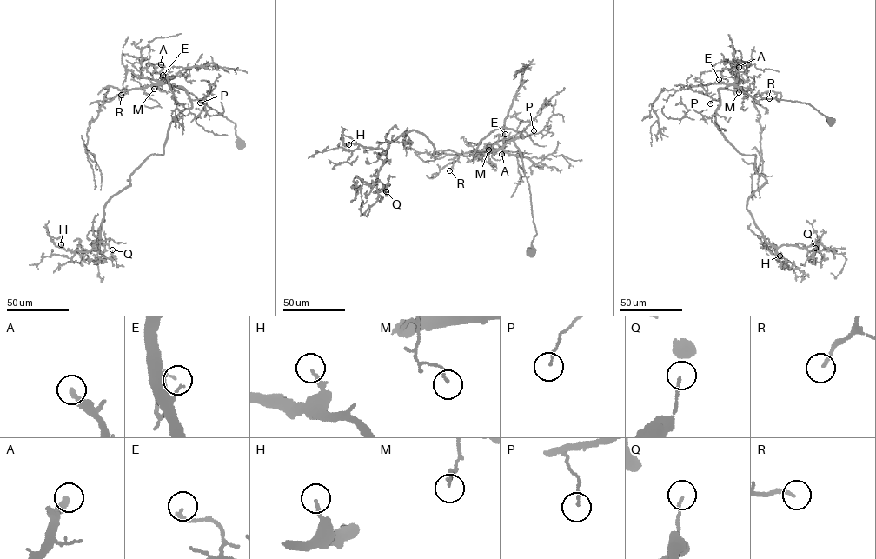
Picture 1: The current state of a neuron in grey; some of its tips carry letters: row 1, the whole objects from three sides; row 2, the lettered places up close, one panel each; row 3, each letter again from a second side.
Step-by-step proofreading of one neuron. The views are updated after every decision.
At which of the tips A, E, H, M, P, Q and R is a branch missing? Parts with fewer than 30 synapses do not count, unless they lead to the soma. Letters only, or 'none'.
A, E

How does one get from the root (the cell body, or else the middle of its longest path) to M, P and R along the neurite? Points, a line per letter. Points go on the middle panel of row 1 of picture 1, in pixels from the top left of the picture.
M: (530, 253), (536, 233), (521, 155), (512, 140), (507, 141), (497, 149), (486, 151), (488, 149)
P: (530, 253), (536, 233), (531, 194), (521, 155), (514, 140), (533, 134), (534, 130)
R: (530, 253), (536, 233), (531, 194), (521, 155), (513, 140), (494, 149), (461, 153), (449, 170)

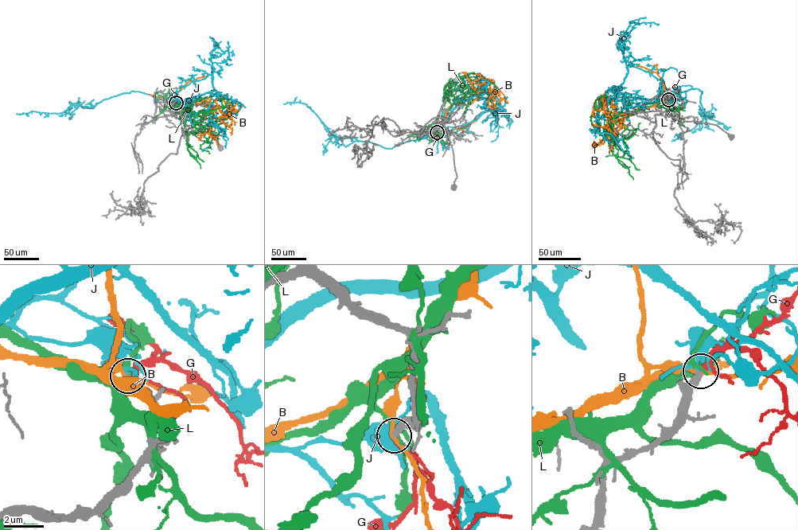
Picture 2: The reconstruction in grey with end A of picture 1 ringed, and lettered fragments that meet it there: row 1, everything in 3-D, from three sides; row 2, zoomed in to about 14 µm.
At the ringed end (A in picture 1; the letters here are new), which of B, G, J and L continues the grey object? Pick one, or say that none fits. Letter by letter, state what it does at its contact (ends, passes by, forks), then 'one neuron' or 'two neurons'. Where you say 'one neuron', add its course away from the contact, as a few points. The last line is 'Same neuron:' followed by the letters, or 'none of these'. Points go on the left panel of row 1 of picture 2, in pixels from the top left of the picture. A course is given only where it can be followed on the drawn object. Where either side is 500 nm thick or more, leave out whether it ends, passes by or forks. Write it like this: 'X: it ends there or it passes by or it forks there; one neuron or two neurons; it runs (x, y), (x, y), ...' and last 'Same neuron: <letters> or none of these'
B: it passes by; two neurons
G: it passes by; one neuron; it runs (176, 103), (174, 97), (177, 91)
J: it passes by; two neurons
L: it passes by; two neurons
Same neuron: G

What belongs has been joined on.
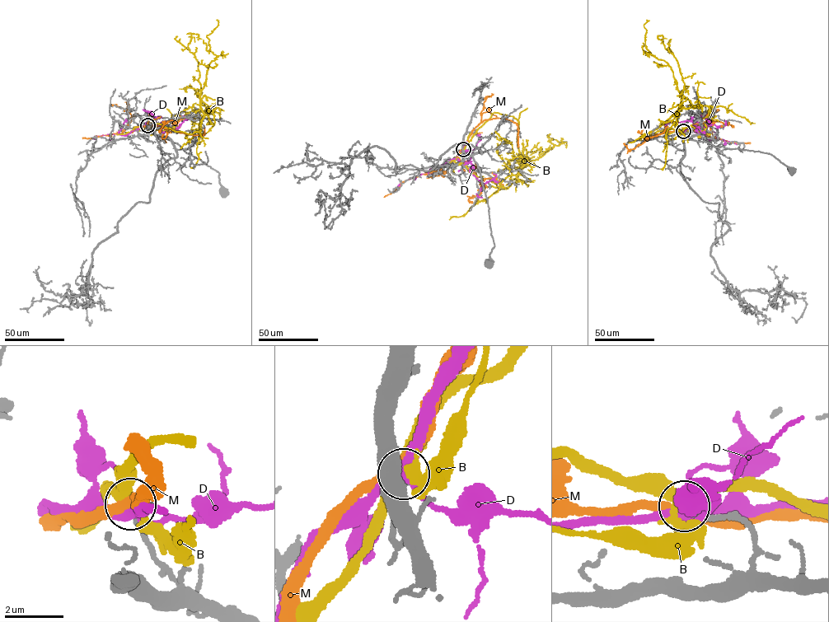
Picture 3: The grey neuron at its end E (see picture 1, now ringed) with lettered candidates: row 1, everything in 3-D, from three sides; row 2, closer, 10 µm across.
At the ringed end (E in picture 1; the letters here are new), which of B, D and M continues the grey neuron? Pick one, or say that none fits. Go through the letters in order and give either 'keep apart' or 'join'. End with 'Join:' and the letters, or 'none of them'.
B: keep apart
D: keep apart
M: keep apart
Join: none of them

